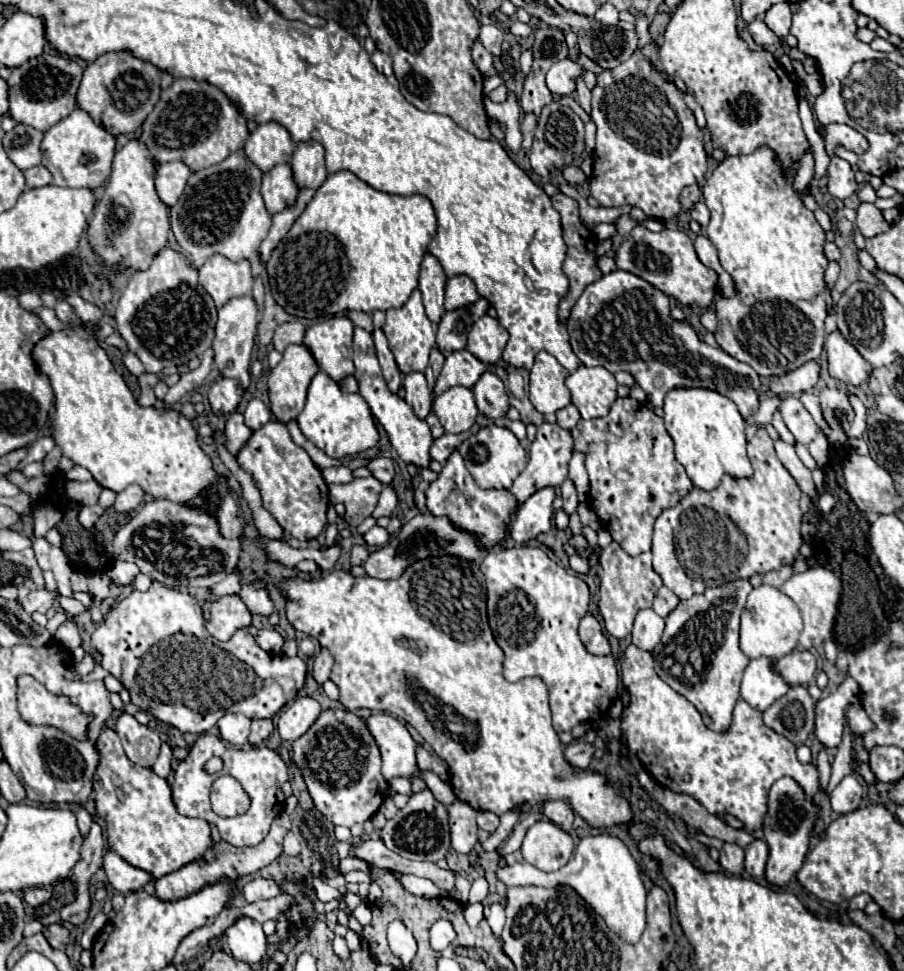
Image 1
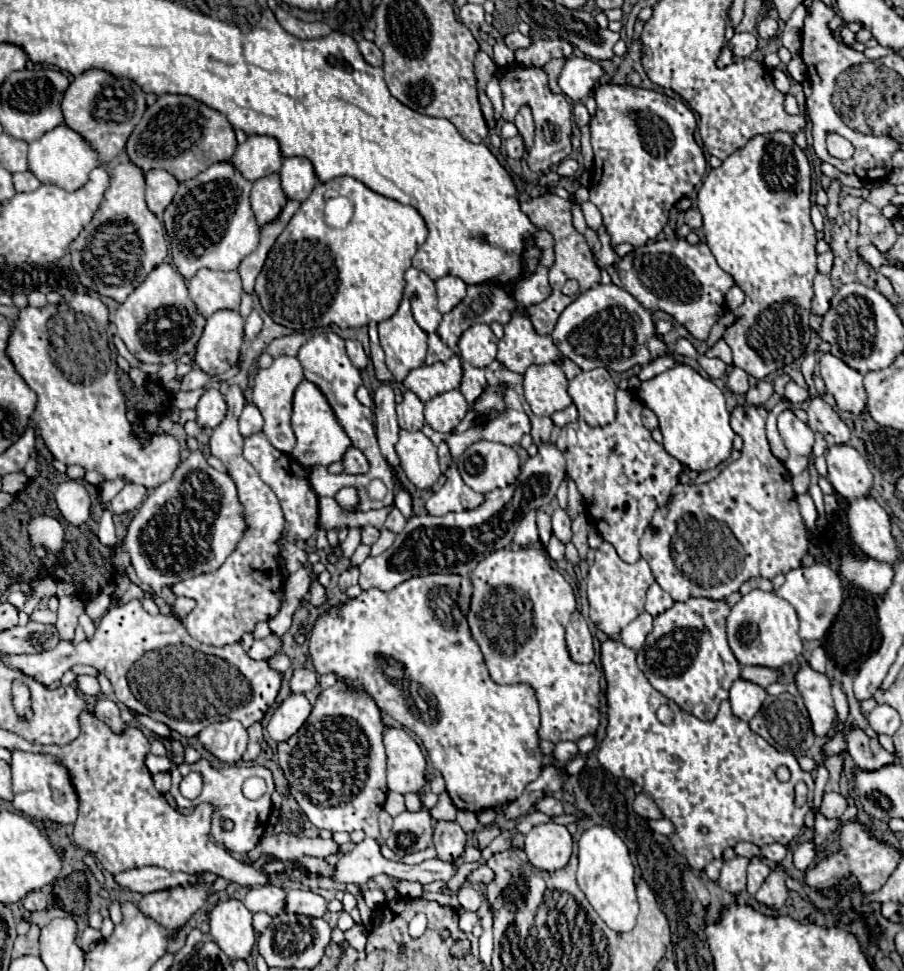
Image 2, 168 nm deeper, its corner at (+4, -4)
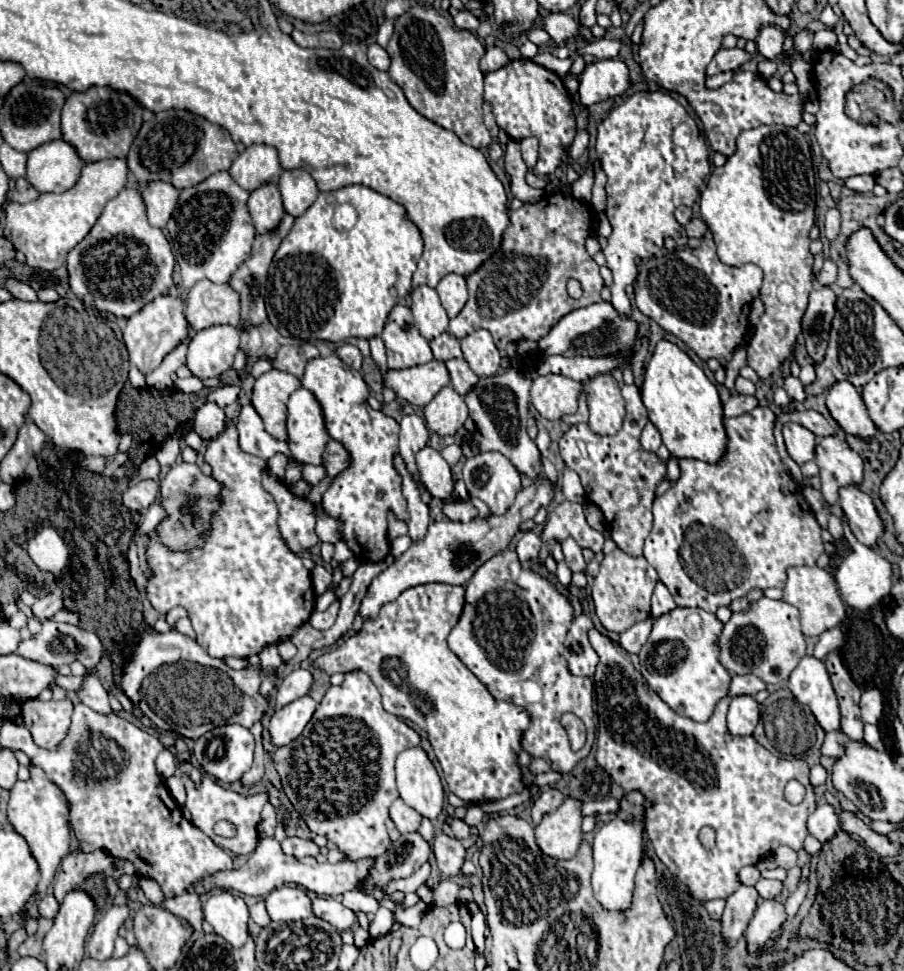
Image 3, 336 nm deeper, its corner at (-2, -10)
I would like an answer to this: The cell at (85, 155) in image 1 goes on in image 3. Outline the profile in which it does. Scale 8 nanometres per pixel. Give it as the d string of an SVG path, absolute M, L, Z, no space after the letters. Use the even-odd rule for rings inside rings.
M56 139L28 153L26 179L40 193L64 193L76 185L84 165L68 141Z

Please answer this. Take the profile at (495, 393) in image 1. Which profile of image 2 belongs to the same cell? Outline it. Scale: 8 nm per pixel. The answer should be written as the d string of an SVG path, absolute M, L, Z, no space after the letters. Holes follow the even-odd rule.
M462 361L462 381L460 381L460 393L468 403L478 399L478 395L484 391L486 379L484 379L484 369L472 367L470 363Z

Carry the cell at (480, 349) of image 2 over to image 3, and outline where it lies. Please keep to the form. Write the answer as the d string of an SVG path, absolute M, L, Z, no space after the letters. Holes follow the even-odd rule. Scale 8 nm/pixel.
M478 329L462 339L462 353L470 369L482 375L496 375L500 369L500 353L486 329Z

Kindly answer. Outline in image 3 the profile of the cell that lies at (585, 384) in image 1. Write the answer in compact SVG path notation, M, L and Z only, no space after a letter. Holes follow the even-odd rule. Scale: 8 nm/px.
M610 373L596 375L584 383L584 393L590 409L590 429L598 435L618 433L624 421L624 399L616 379Z

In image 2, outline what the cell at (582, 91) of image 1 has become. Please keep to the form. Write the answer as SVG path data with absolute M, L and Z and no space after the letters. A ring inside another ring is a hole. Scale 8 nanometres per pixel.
M576 103L574 109L572 109L572 115L574 115L574 123L578 127L584 127L590 123L590 115L588 115L588 109L582 105L582 103Z

